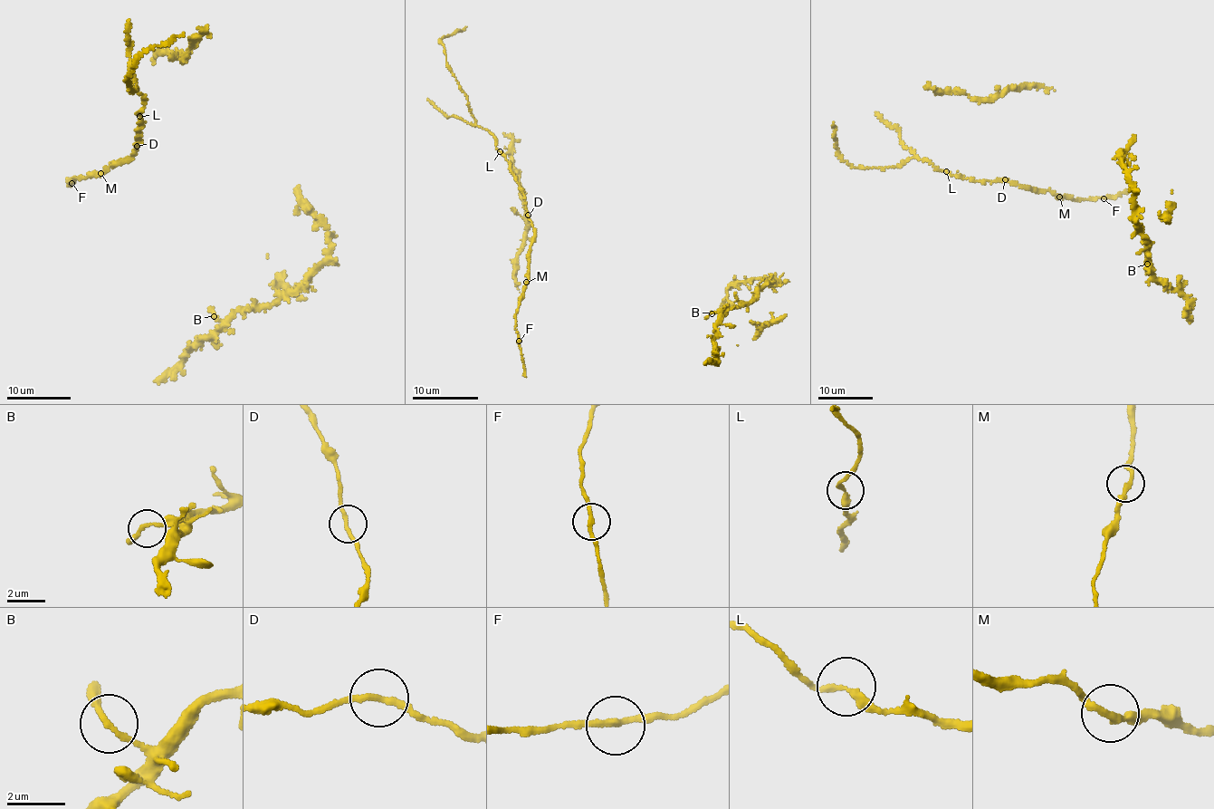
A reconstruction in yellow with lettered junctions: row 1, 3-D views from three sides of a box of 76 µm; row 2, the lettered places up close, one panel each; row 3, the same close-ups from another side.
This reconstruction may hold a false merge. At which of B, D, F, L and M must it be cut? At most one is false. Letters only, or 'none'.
none

